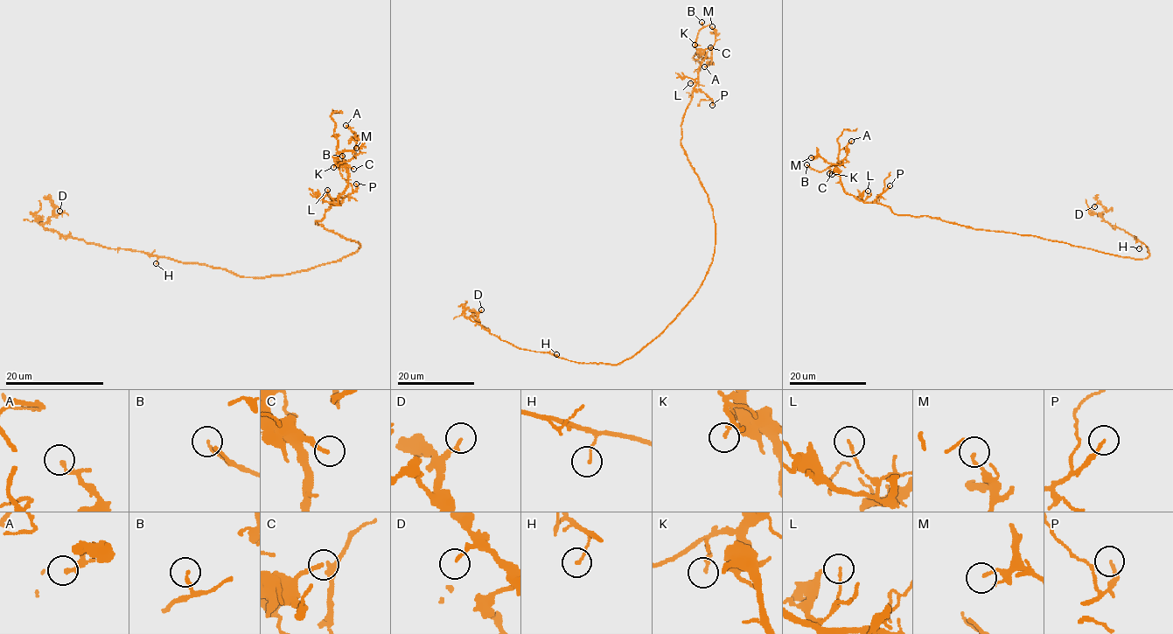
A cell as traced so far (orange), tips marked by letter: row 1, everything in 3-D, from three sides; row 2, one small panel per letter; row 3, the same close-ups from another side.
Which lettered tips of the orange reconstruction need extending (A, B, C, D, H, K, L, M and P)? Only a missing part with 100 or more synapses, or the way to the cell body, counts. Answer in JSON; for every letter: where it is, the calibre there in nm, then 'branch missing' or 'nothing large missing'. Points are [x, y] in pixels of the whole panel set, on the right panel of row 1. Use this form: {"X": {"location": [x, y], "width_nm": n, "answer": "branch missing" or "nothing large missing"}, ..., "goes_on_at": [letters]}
{"A": {"location": [851, 141], "width_nm": 170, "answer": "nothing large missing"}, "B": {"location": [806, 164], "width_nm": 150, "answer": "nothing large missing"}, "C": {"location": [832, 174], "width_nm": 200, "answer": "branch missing"}, "D": {"location": [1094, 206], "width_nm": 140, "answer": "nothing large missing"}, "H": {"location": [1139, 248], "width_nm": 100, "answer": "nothing large missing"}, "K": {"location": [829, 173], "width_nm": 150, "answer": "nothing large missing"}, "L": {"location": [868, 191], "width_nm": 120, "answer": "nothing large missing"}, "M": {"location": [811, 157], "width_nm": 130, "answer": "nothing large missing"}, "P": {"location": [890, 185], "width_nm": 160, "answer": "nothing large missing"}, "goes_on_at": ["C"]}

